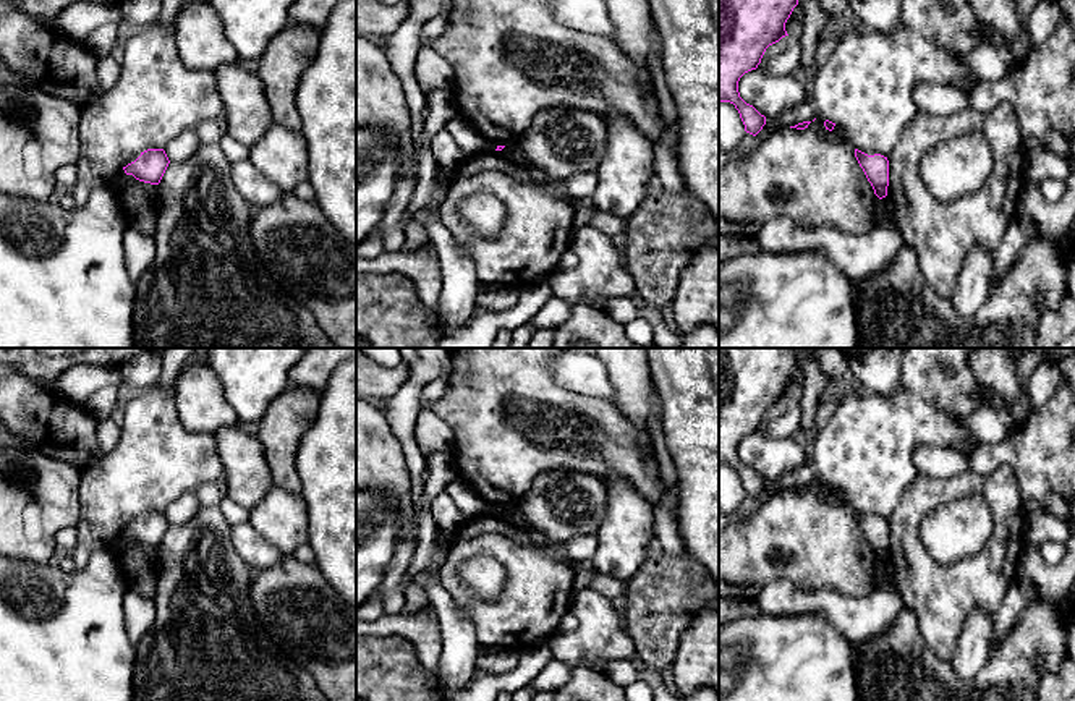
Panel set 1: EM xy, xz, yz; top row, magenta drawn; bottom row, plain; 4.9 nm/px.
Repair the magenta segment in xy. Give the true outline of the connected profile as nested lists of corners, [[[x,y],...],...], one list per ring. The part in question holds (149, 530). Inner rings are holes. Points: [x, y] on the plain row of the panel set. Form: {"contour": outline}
{"contour": [[[147,512],[134,525],[123,529],[123,533],[139,544],[159,547],[168,526],[170,523],[164,512]]]}

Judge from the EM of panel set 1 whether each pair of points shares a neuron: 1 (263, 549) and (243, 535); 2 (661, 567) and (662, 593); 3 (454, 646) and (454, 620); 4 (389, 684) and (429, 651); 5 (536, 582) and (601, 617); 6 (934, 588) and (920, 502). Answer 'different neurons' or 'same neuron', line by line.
1: same neuron
2: same neuron
3: same neuron
4: different neurons
5: different neurons
6: same neuron

